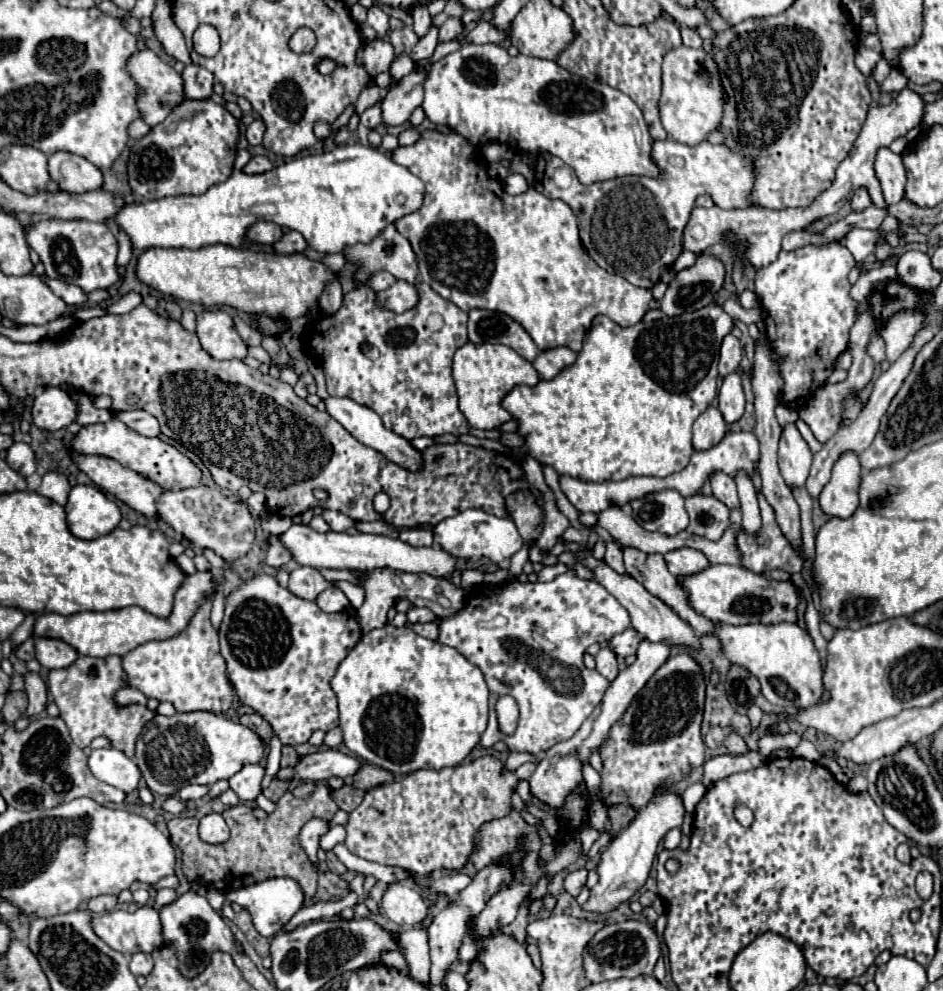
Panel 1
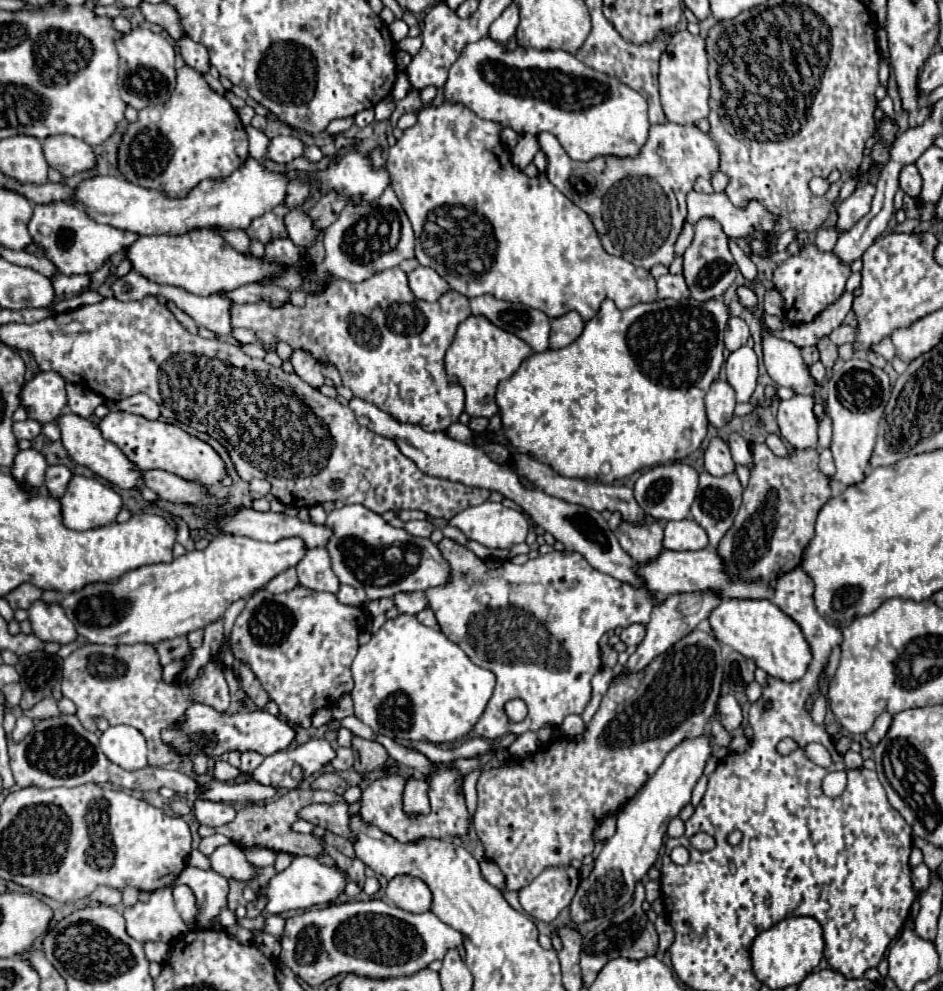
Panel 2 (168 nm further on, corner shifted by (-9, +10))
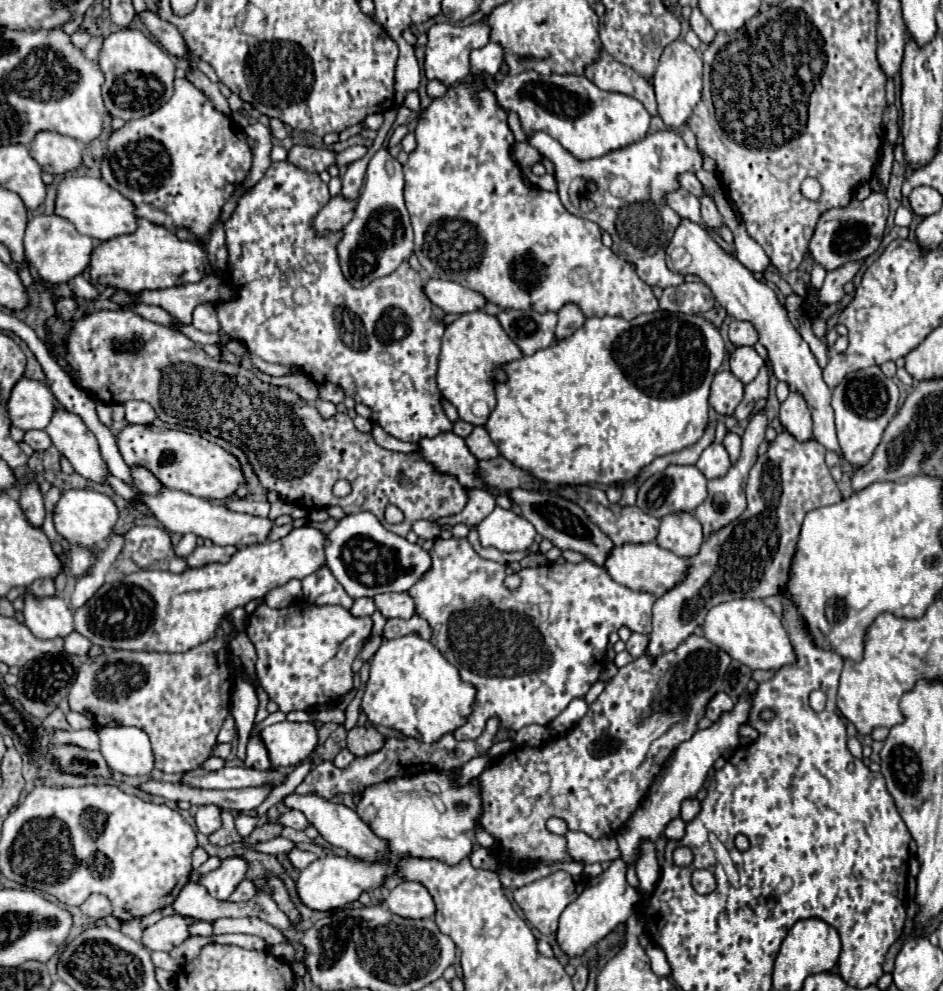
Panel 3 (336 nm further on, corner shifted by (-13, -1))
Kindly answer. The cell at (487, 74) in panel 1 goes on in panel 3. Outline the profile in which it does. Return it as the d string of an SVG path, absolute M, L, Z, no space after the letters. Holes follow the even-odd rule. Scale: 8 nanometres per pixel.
M536 70L506 74L500 82L494 78L470 76L474 84L494 92L496 102L504 112L516 112L526 136L546 132L556 138L576 160L600 158L608 152L640 142L648 134L650 114L632 96L600 90L594 82L576 74L542 76Z

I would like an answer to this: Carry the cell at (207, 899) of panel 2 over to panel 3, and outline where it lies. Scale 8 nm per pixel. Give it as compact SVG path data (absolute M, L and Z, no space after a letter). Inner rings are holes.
M228 858L222 860L222 866L214 872L208 872L200 876L196 882L208 890L212 898L228 900L230 894L236 890L236 886L244 880L246 862L242 858Z

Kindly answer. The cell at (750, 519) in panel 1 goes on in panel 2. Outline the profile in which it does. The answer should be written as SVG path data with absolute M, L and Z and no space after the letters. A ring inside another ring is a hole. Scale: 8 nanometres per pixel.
M732 433L728 437L728 447L730 447L732 459L734 459L736 465L752 467L752 457L750 457L750 451L748 451L748 441L744 437L740 437L738 433Z

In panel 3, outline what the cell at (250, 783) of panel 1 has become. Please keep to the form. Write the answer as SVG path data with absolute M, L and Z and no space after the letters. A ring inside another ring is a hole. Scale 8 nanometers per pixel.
M250 738L248 740L248 750L246 750L244 764L246 764L246 768L256 768L256 770L268 770L272 766L270 758L268 758L268 752L266 752L260 738Z

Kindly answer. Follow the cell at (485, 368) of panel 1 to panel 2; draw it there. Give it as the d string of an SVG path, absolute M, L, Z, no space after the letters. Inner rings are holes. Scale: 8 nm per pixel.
M470 315L468 319L464 319L458 325L456 335L446 351L446 357L444 357L446 373L450 377L454 377L458 381L458 385L464 389L464 395L466 395L464 411L470 417L496 415L498 413L498 405L494 401L496 385L502 379L512 377L512 373L520 367L520 361L524 361L524 357L528 357L528 353L532 353L532 349L522 339L496 327L486 317ZM482 399L486 399L486 403L482 403Z

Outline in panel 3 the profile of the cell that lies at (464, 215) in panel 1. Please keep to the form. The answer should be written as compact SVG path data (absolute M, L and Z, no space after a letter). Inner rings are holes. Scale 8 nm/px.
M458 82L458 86L450 86L448 92L434 100L420 116L420 124L414 130L416 134L416 148L414 152L408 156L408 162L404 164L404 200L406 200L406 208L410 212L412 218L412 228L414 228L414 254L418 256L422 268L428 272L430 278L442 278L442 280L452 280L458 284L478 284L478 292L486 298L486 302L492 302L496 306L500 306L502 310L512 308L512 310L534 310L534 312L558 312L564 304L578 304L582 314L586 318L592 316L618 316L624 320L632 320L640 314L650 314L658 310L658 300L652 294L652 288L642 282L638 278L638 274L630 268L628 262L620 260L610 248L606 248L602 244L602 234L600 228L584 218L572 216L560 202L558 192L546 192L540 188L534 188L528 184L528 180L522 176L522 170L518 168L518 164L512 160L512 146L514 146L514 134L506 122L506 112L502 108L498 108L496 98L492 92L478 88L474 84L466 84L466 82ZM516 270L528 270L532 272L526 278L516 278L514 272Z

